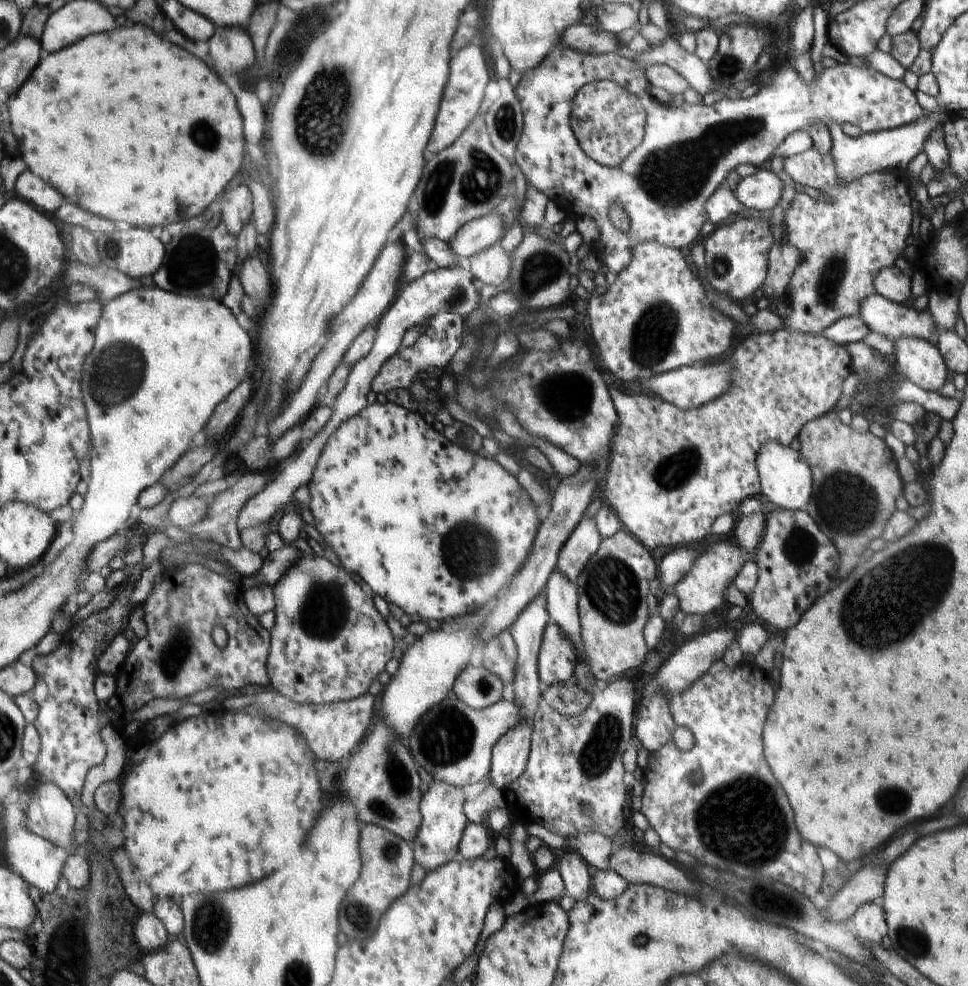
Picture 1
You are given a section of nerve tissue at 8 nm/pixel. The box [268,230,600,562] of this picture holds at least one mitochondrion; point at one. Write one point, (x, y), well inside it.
(568, 400)

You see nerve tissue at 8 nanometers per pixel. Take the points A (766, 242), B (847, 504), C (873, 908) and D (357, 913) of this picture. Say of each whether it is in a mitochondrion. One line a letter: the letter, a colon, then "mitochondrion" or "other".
A: other
B: mitochondrion
C: other
D: mitochondrion

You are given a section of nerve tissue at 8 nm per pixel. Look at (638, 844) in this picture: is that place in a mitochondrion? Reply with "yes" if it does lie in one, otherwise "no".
no

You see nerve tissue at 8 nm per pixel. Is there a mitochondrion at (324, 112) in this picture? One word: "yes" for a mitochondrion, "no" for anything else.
yes

